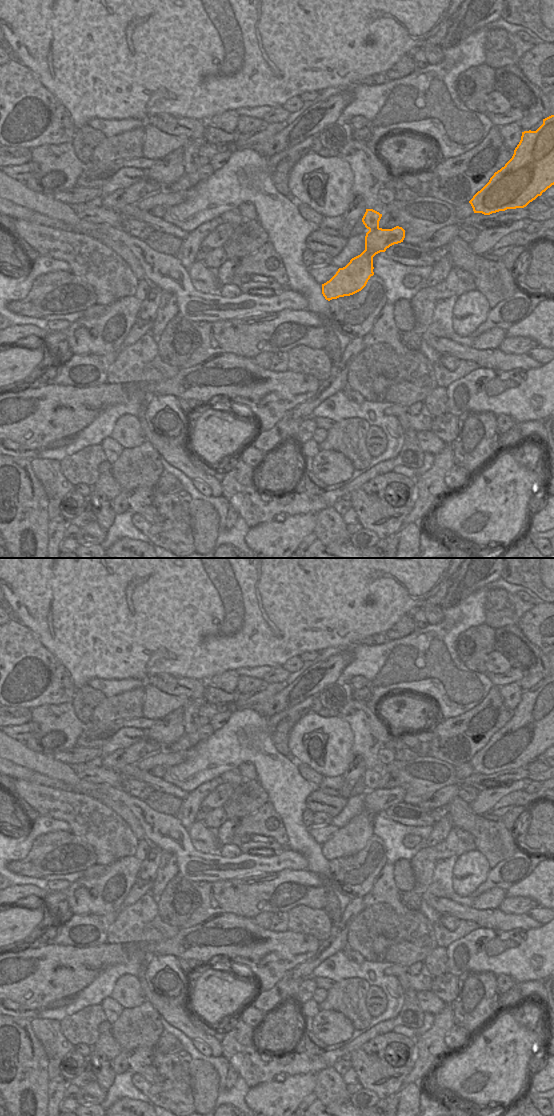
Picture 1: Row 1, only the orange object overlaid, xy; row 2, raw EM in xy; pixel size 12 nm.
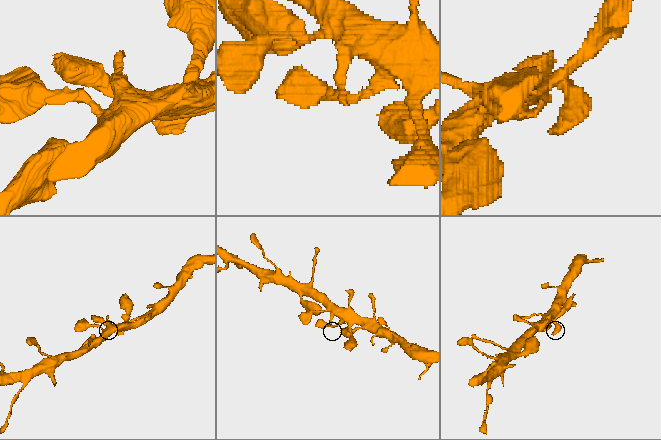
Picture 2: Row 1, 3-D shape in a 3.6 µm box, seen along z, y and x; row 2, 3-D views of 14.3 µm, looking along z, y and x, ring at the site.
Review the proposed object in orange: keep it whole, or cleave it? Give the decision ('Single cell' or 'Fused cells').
Single cell.

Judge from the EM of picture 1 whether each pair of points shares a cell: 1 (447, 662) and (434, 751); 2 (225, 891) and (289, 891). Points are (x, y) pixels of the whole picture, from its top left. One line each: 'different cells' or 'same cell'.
1: different cells
2: same cell

